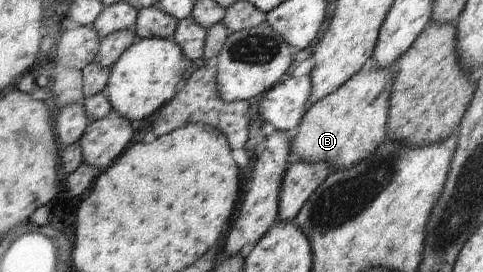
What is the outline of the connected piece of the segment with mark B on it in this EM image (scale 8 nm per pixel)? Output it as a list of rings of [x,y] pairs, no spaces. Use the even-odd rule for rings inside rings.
[[[369,65],[338,87],[331,95],[309,106],[296,129],[296,135],[290,141],[290,153],[297,155],[301,162],[311,164],[327,162],[337,170],[356,166],[373,155],[373,152],[387,140],[388,101],[393,79],[394,73],[389,67],[378,68],[375,65]]]

